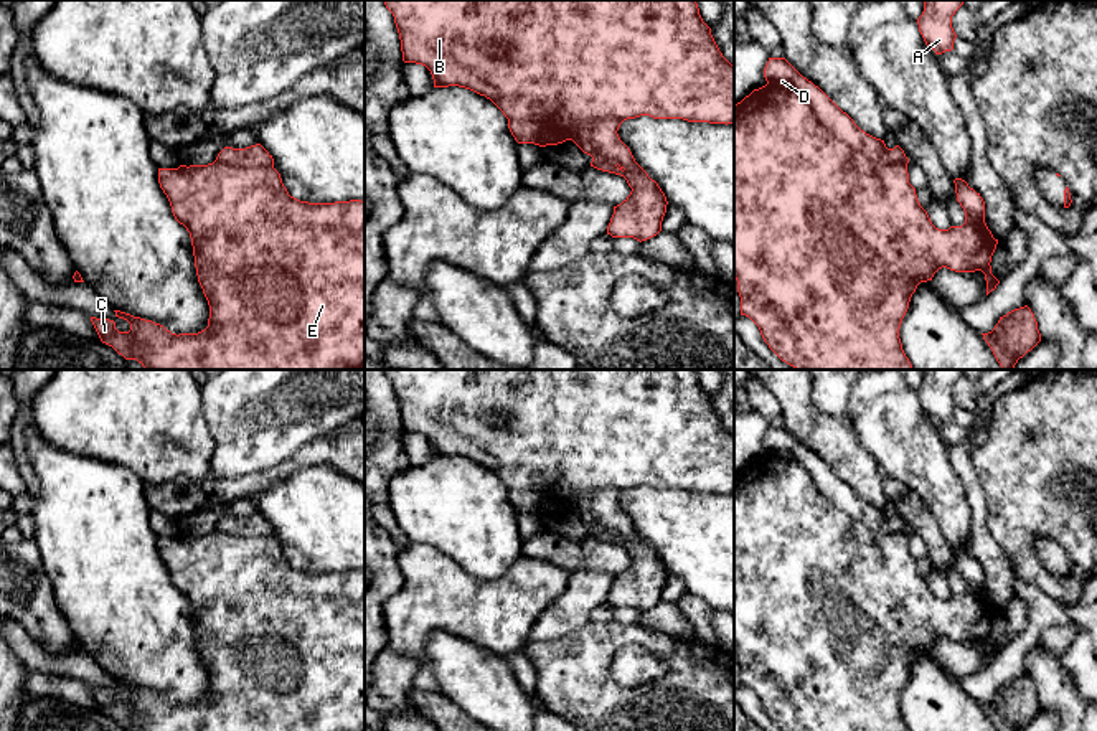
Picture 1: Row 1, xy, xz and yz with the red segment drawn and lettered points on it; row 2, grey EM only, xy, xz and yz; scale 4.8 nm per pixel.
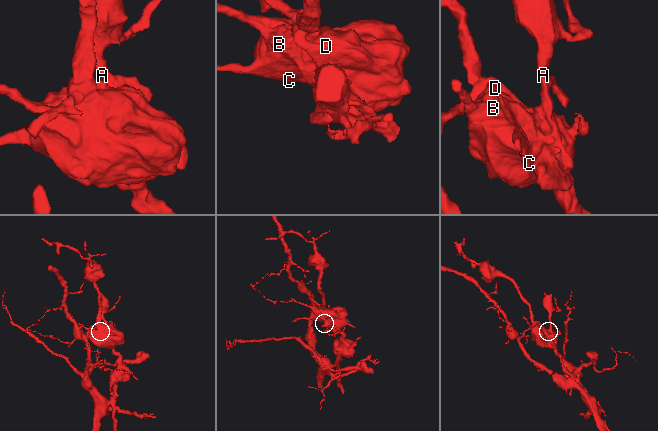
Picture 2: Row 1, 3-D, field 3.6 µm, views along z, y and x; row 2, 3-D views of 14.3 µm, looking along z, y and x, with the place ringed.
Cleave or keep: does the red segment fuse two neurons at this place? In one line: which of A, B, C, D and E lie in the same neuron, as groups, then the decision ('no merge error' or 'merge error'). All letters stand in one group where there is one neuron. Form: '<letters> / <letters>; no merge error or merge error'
A B C E / D; merge error

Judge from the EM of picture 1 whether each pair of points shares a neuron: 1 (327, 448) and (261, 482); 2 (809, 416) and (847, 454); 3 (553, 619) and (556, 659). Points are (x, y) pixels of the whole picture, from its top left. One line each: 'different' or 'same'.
1: same
2: same
3: different

